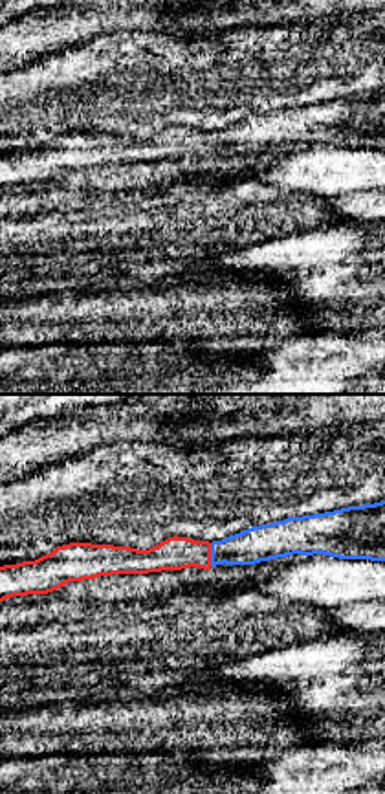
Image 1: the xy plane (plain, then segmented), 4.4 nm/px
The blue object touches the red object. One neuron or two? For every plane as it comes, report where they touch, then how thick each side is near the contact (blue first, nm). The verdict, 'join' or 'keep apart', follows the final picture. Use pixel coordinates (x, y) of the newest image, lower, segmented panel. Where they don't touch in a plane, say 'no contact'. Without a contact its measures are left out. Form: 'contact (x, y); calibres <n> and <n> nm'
contact (211, 554); calibres 160 and 140 nm

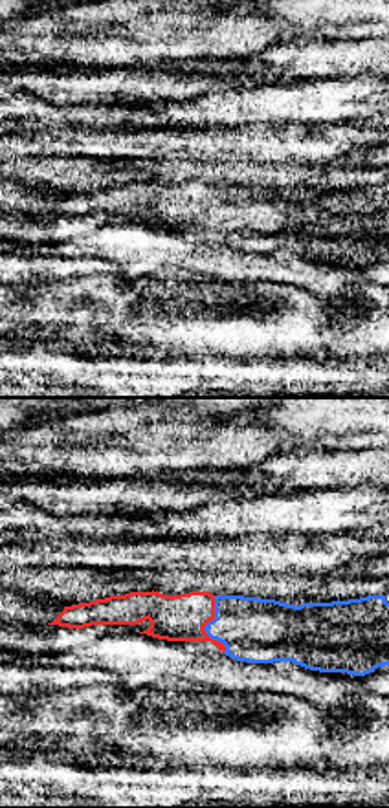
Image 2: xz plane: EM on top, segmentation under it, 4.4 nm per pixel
contact (206, 625); calibres 280 and 200 nm

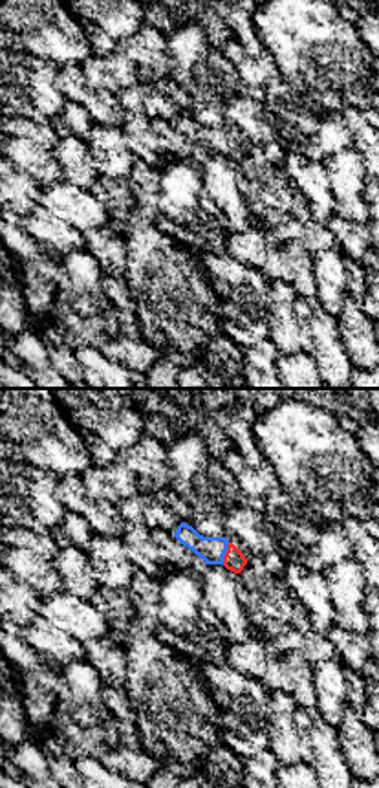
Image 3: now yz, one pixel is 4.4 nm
contact (224, 554); calibres 110 and 90 nm

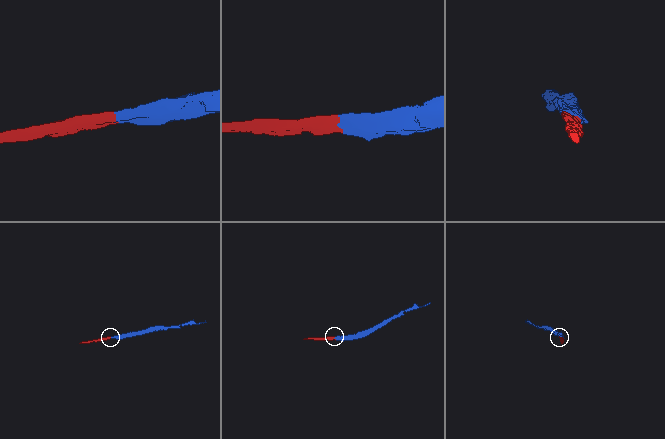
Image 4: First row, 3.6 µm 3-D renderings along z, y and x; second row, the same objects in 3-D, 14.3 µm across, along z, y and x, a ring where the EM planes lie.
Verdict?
join

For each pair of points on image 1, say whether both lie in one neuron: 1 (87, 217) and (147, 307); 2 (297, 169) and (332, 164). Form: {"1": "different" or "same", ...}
{"1": "different", "2": "same"}

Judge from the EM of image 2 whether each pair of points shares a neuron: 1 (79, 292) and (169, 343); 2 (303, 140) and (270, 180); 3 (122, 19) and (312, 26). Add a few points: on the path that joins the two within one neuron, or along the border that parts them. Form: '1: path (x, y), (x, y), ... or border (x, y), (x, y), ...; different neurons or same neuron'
1: path (101, 292), (107, 292), (133, 317), (147, 321); same neuron
2: border (241, 162), (290, 163); different neurons
3: border (274, 19), (283, 19), (298, 30), (294, 41); different neurons

